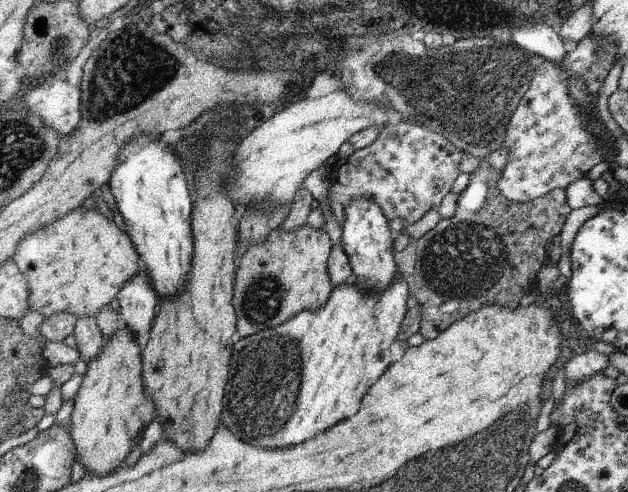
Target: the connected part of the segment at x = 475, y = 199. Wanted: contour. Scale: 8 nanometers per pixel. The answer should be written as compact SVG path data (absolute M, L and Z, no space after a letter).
M500 149L481 160L480 168L469 174L469 184L459 194L456 214L441 219L416 242L413 275L420 285L416 298L422 309L419 329L424 340L436 338L450 324L478 310L478 300L480 308L488 304L517 306L524 290L537 285L536 275L547 263L547 247L554 236L560 235L572 211L562 189L526 203L506 199L498 188L498 180L508 158L510 152Z

